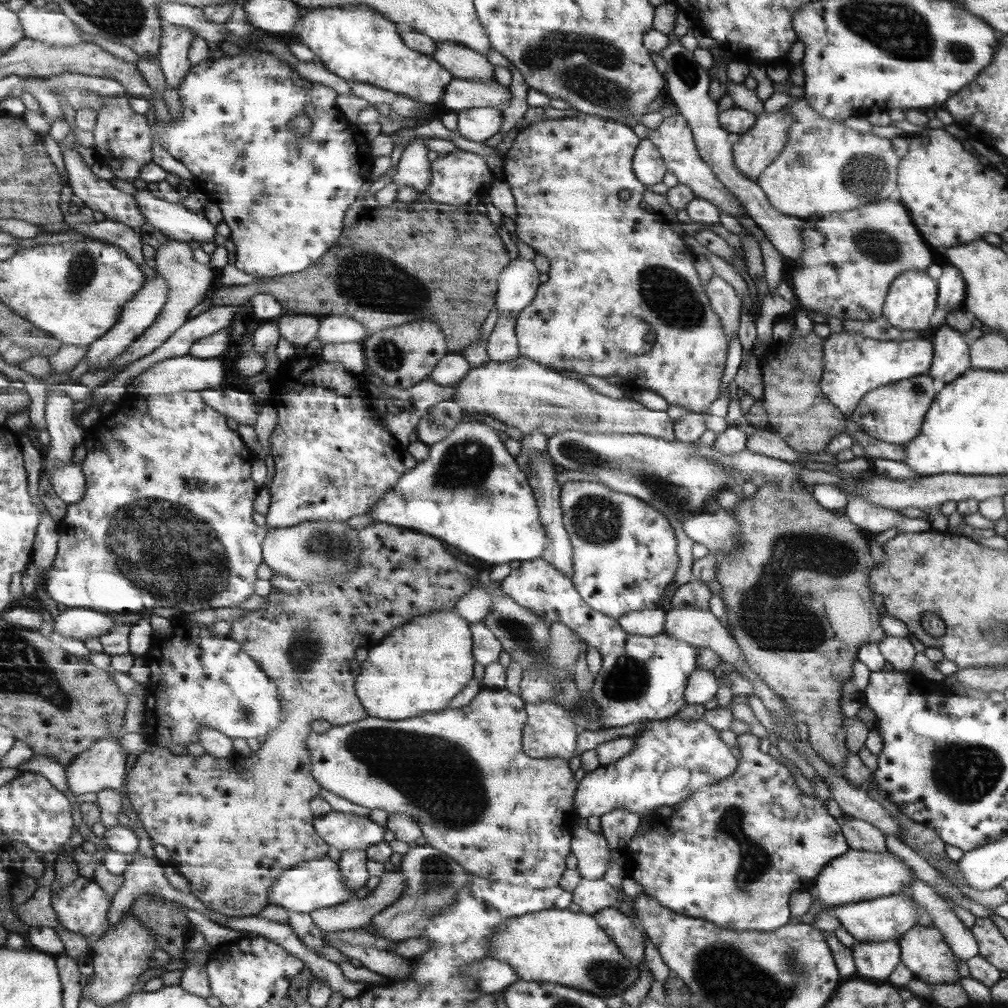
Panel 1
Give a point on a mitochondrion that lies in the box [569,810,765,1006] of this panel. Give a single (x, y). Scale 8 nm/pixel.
(608, 975)

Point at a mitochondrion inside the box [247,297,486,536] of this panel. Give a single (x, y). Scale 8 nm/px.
(388, 356)

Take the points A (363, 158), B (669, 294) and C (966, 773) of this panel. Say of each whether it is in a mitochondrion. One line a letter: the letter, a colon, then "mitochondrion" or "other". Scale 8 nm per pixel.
A: other
B: mitochondrion
C: mitochondrion

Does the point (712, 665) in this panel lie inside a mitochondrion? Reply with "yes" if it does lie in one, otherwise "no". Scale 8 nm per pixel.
no

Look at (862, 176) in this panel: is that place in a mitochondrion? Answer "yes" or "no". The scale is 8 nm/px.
yes

